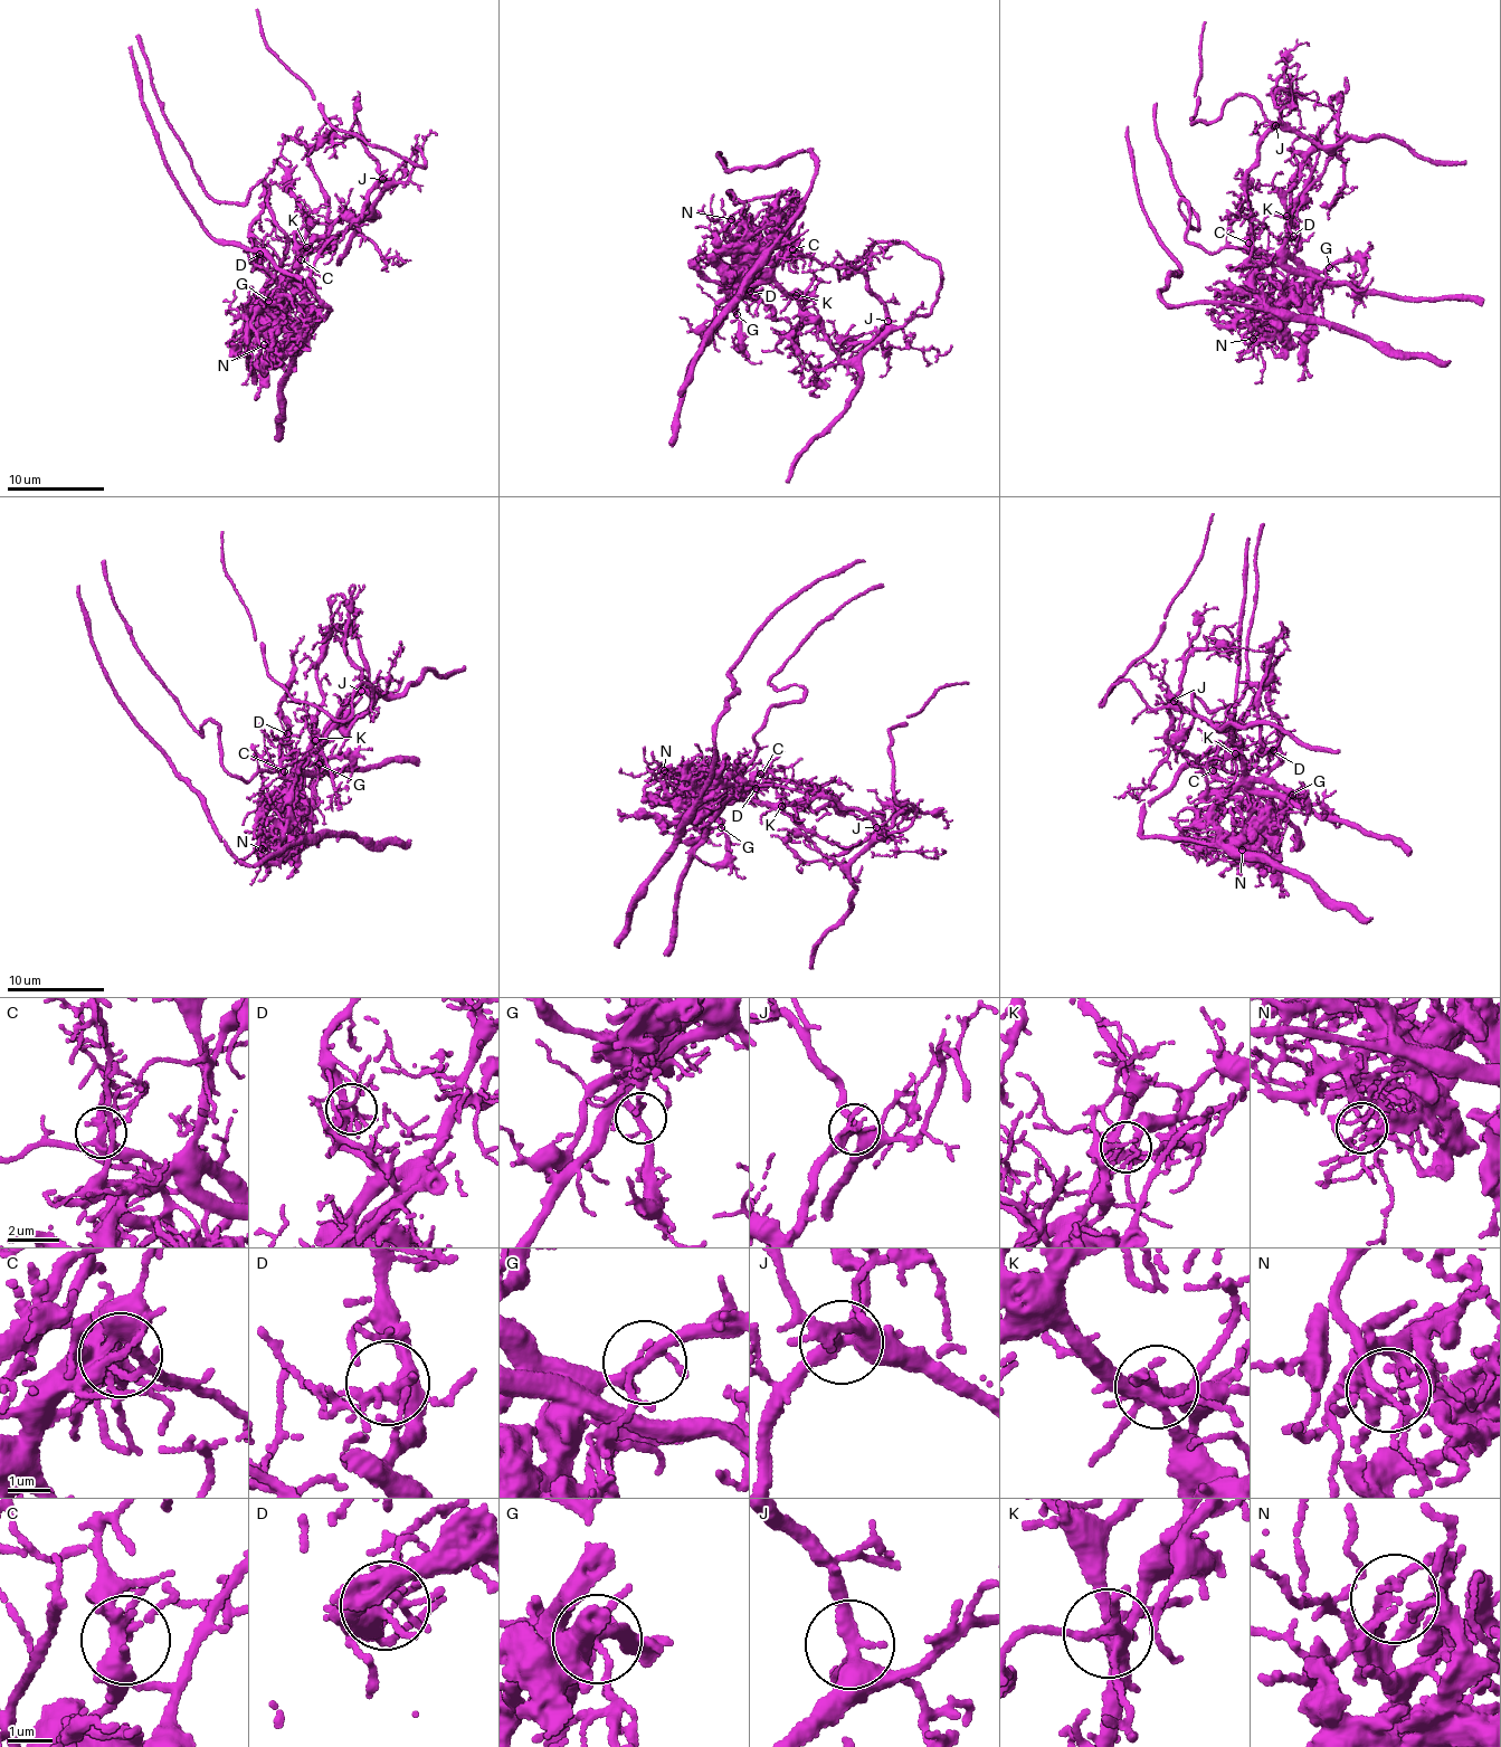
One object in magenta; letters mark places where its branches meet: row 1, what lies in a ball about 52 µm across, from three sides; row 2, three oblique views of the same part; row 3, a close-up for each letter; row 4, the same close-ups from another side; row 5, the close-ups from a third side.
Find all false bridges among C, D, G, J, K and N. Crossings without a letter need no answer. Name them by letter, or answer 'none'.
C, N

